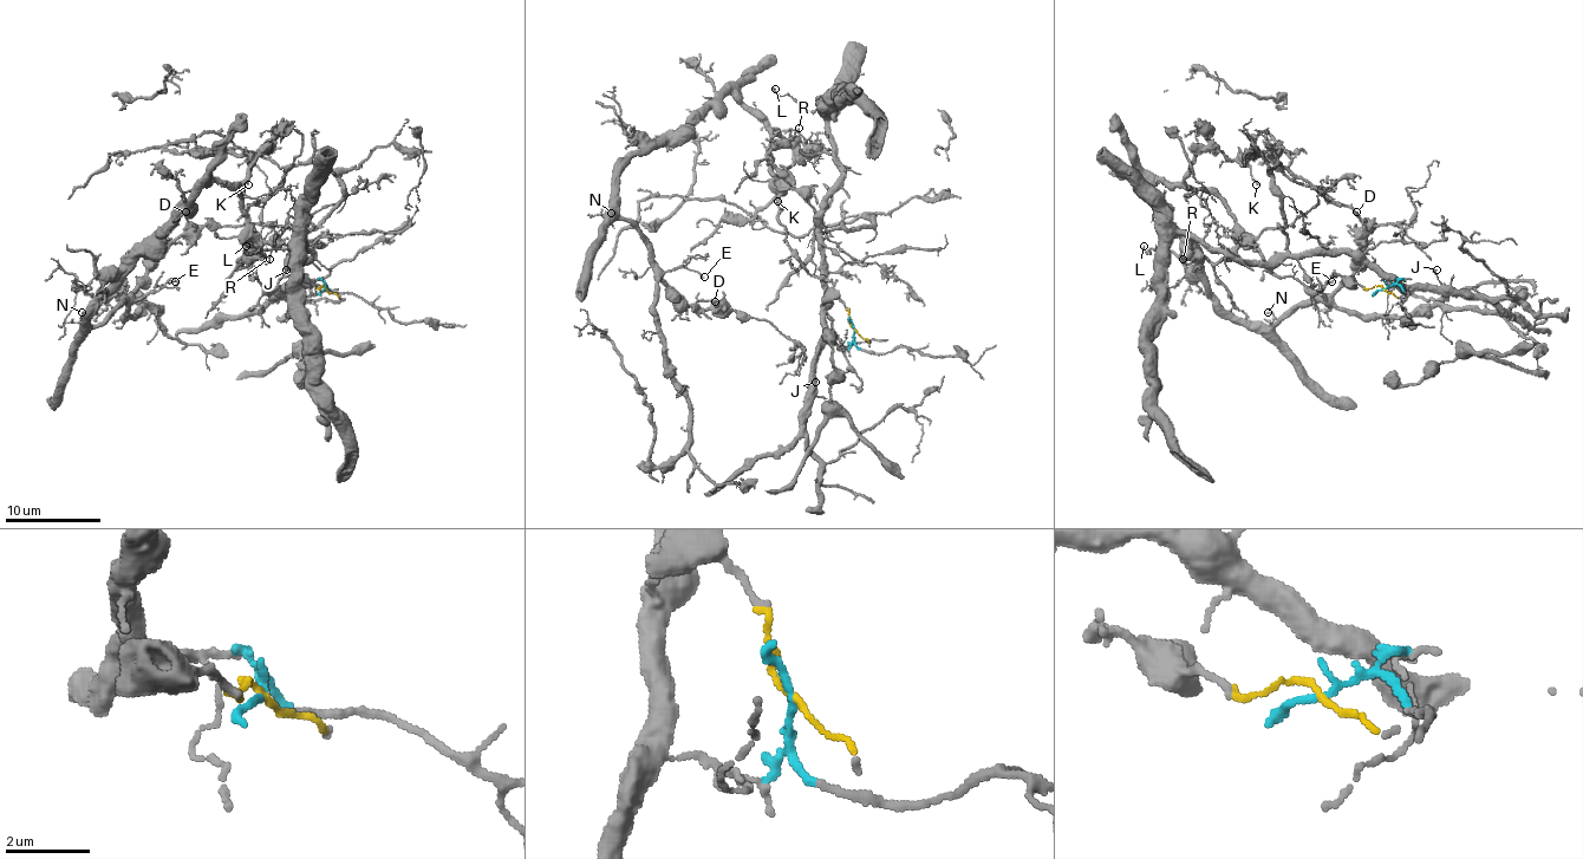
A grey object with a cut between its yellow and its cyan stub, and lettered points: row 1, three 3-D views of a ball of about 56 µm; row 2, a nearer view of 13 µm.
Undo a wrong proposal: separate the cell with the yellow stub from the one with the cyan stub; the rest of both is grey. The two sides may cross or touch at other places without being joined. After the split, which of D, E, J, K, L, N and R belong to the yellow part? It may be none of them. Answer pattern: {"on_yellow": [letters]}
{"on_yellow": ["D", "E", "K", "N", "R"]}

